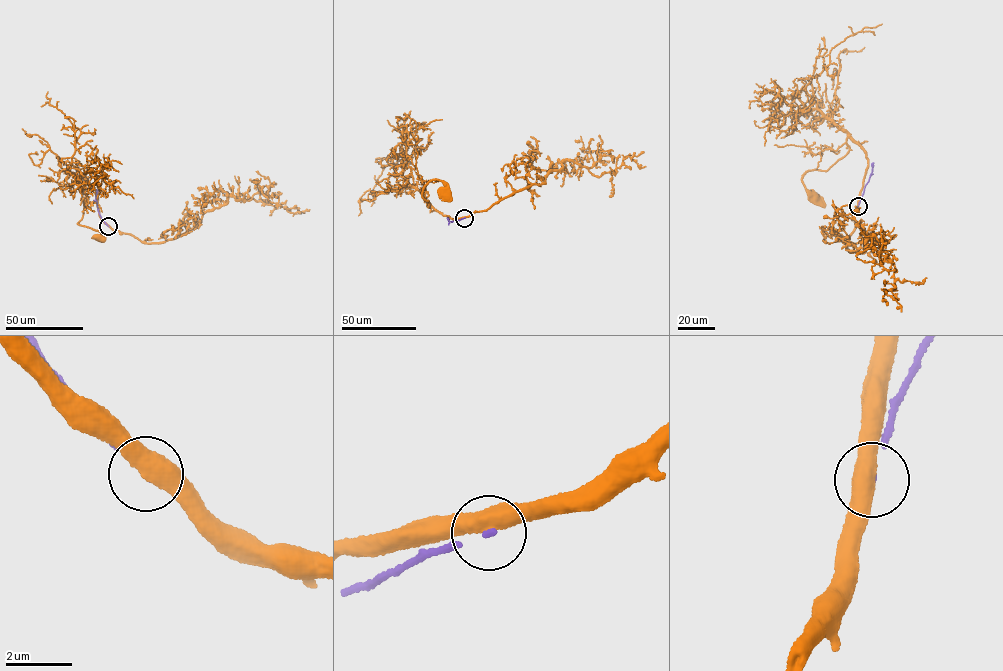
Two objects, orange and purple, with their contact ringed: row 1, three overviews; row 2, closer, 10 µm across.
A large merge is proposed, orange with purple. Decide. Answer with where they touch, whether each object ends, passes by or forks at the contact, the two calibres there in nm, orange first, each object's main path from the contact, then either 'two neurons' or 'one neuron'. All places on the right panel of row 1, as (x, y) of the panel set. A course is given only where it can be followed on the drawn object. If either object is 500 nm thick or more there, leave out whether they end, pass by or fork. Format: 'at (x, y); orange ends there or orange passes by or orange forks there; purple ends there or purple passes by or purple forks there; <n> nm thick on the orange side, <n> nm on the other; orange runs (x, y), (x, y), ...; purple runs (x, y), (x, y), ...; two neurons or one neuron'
at (858, 206); 550 nm thick on the orange side, 140 nm on the other; orange runs (858, 206), (868, 159), (864, 150), (848, 137), (849, 152), (832, 167), (803, 175), (804, 187), (814, 196); purple runs (858, 206), (873, 163); two neurons

